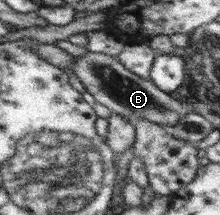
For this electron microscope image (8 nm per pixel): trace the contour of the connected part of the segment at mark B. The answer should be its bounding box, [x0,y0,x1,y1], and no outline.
[72,51,195,128]

